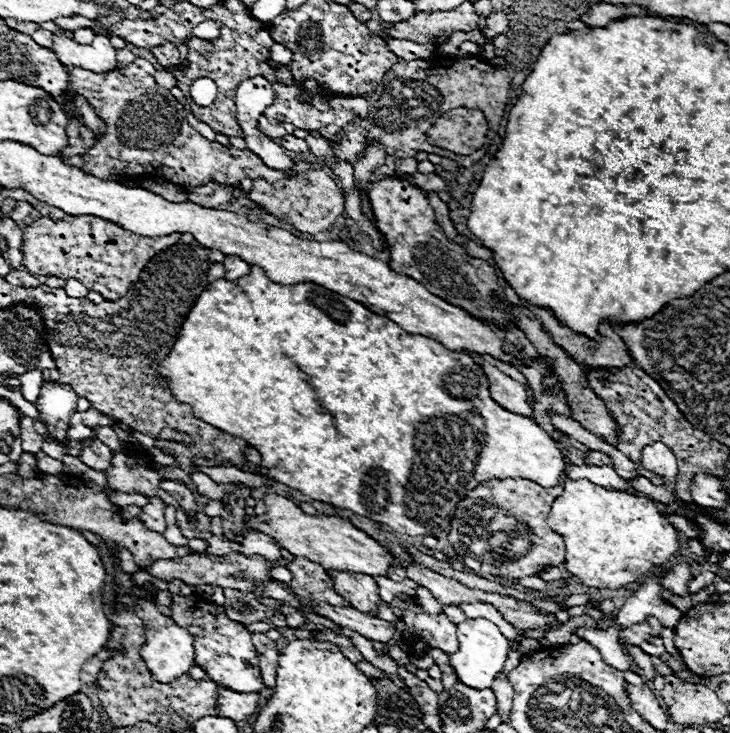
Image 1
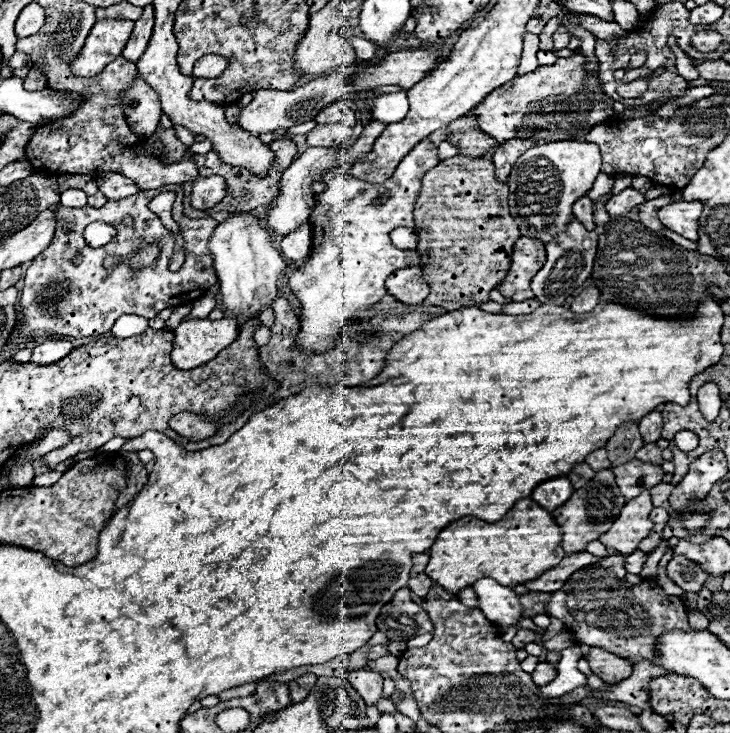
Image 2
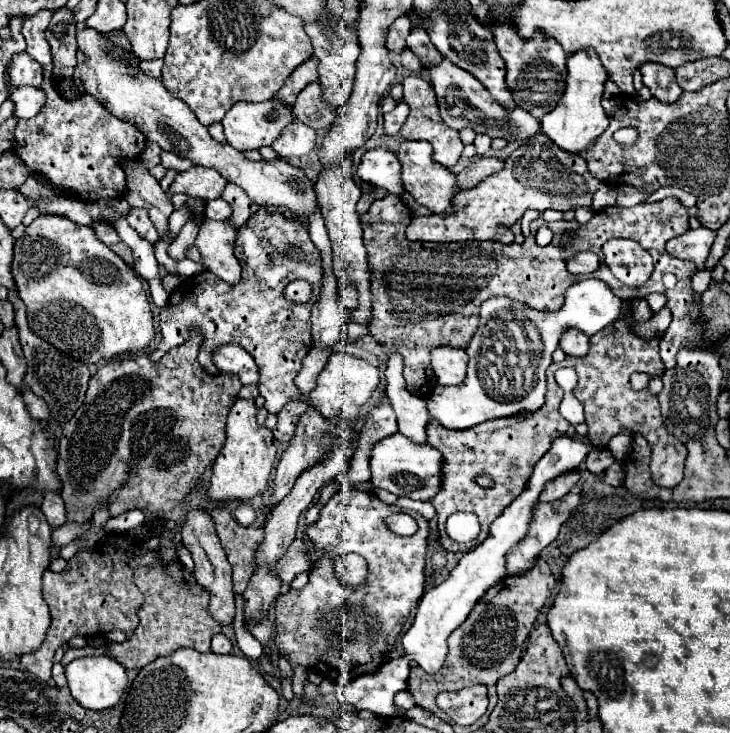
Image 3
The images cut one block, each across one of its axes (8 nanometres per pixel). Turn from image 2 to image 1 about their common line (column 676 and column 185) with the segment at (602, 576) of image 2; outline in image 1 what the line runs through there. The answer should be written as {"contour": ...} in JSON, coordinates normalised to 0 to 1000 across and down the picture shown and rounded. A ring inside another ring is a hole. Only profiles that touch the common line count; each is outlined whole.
{"contour":[[[274,810],[260,813],[238,813],[236,816],[238,849],[252,854],[268,870],[268,906],[279,911],[279,917],[301,936],[323,941],[323,944],[356,944],[362,939],[356,911],[353,911],[353,889],[345,879],[345,865],[326,849],[318,849],[304,827],[285,821]]]}

